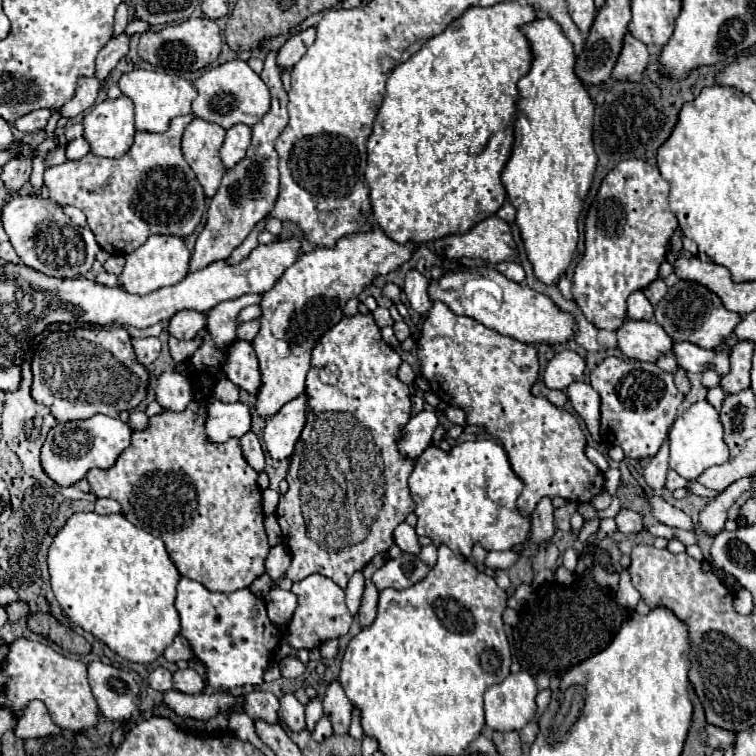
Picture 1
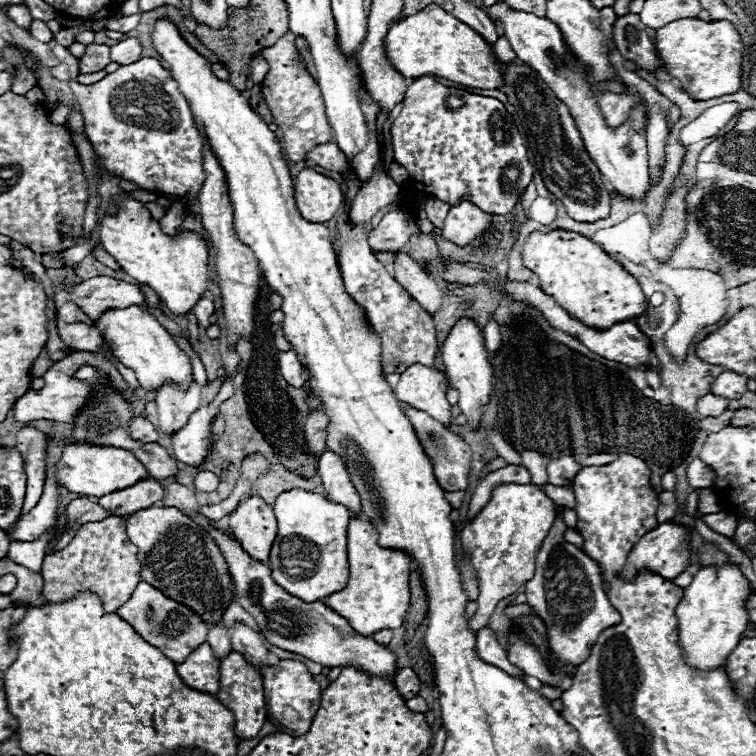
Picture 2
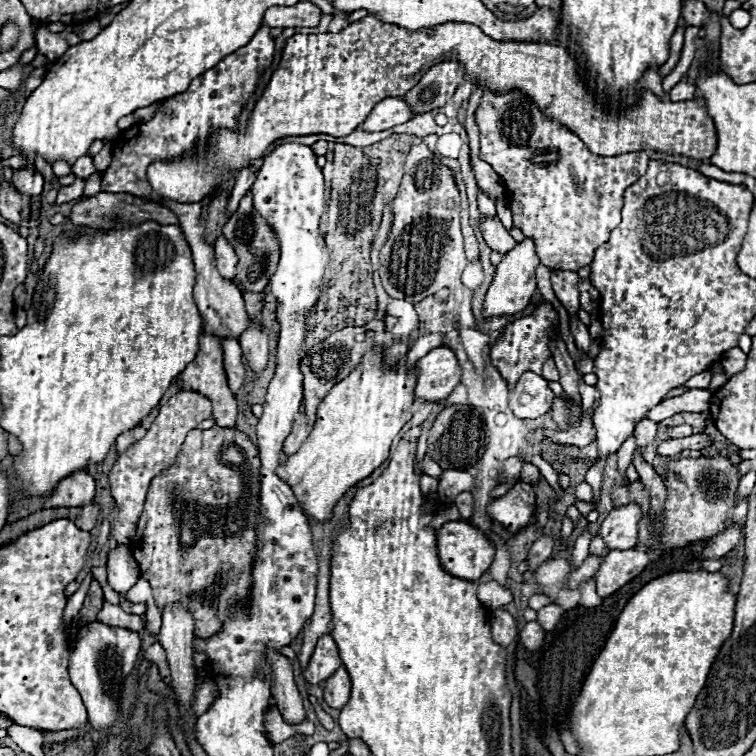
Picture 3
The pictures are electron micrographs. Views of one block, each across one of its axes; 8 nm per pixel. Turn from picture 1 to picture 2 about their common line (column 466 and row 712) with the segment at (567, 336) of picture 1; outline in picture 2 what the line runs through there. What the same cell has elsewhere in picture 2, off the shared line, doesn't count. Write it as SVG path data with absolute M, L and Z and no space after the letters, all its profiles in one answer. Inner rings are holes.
M280 660L278 664L264 668L262 676L264 676L266 708L268 708L270 716L274 716L278 722L282 722L288 728L286 732L292 736L306 734L312 726L314 714L318 712L320 698L322 698L322 688L318 686L318 682L314 682L314 676L308 672L308 668L296 660Z

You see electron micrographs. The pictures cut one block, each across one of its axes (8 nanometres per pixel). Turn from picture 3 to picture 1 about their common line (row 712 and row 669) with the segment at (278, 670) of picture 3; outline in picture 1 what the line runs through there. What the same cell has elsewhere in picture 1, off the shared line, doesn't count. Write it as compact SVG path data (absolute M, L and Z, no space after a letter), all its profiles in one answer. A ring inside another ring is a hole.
M286 656L280 662L280 668L282 668L282 676L284 678L298 678L298 676L304 674L304 664L294 656Z

